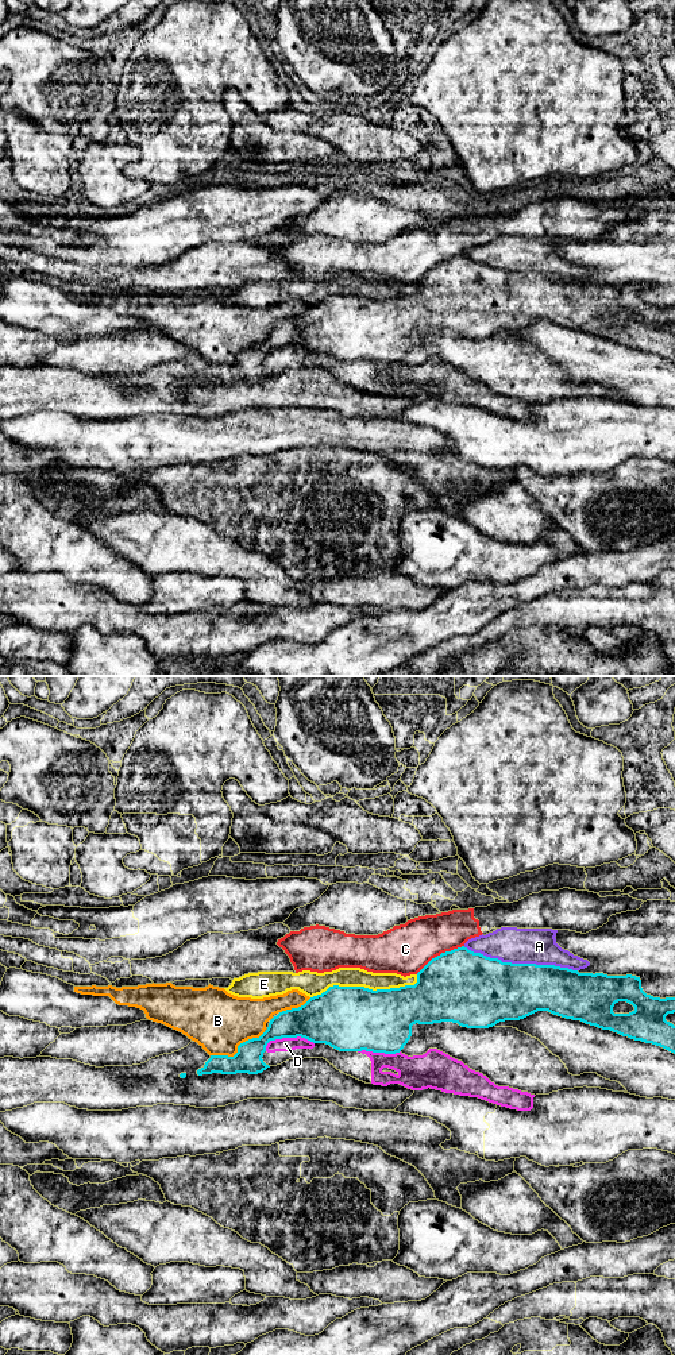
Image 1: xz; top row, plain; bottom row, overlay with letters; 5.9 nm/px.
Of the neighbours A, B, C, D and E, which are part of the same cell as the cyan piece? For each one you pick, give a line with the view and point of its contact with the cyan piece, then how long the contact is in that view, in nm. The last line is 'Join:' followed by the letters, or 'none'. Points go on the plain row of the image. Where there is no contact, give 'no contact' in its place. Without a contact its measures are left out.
Join: none

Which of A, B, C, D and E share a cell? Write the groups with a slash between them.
A / B D / C / E

